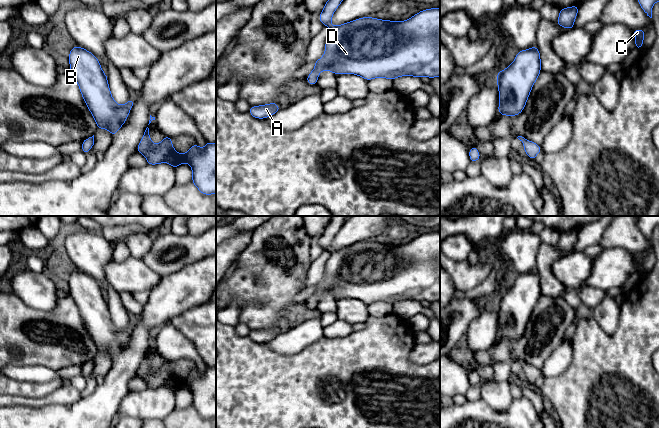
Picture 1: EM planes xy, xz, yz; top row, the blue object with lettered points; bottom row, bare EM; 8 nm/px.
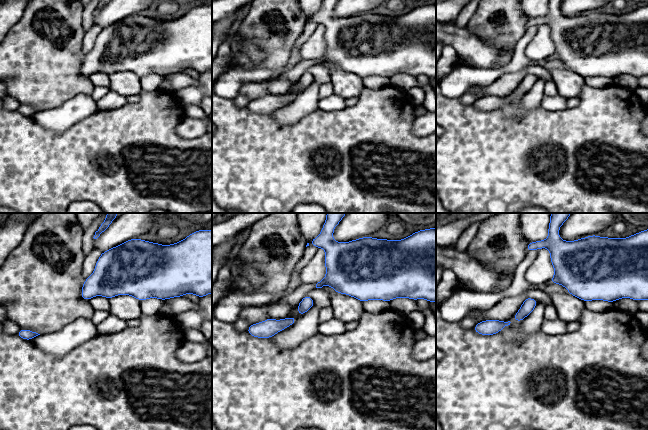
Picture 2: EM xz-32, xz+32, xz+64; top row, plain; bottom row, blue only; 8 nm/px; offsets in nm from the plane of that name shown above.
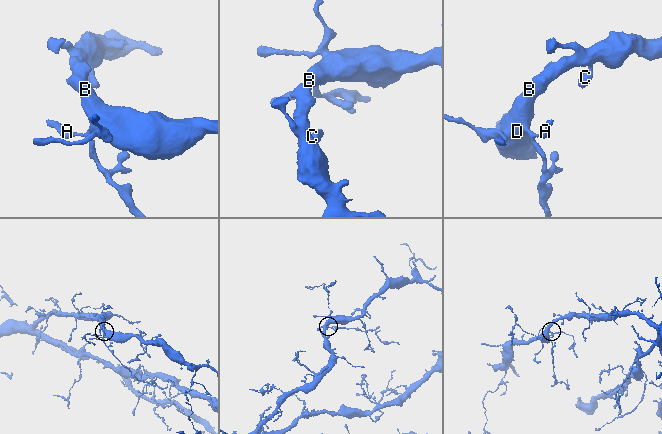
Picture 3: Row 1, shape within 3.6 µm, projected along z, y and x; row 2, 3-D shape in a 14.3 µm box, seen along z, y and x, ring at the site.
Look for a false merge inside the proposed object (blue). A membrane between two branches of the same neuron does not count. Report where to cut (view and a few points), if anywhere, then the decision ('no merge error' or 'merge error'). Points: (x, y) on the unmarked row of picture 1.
no cut; no merge error

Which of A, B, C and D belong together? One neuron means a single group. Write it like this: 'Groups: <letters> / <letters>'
Groups: A B C D

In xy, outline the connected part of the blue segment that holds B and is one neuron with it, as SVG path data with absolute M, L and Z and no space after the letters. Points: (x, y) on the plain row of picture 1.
M76 269L69 276L69 289L97 353L106 353L114 361L126 346L135 324L119 329L113 323L107 299L90 275Z

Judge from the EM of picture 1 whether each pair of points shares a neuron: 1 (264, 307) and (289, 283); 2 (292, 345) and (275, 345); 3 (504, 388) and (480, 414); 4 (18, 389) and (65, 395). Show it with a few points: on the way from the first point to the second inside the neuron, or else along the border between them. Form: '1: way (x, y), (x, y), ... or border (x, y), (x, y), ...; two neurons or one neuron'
1: way (270, 301), (283, 288); one neuron
2: way (288, 345), (279, 345); one neuron
3: border (481, 398), (498, 411), (503, 411), (511, 403); two neurons
4: border (64, 382), (57, 389), (43, 396), (26, 397); two neurons

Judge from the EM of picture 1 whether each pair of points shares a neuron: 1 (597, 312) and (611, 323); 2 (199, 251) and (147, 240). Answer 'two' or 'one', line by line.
1: one
2: two

